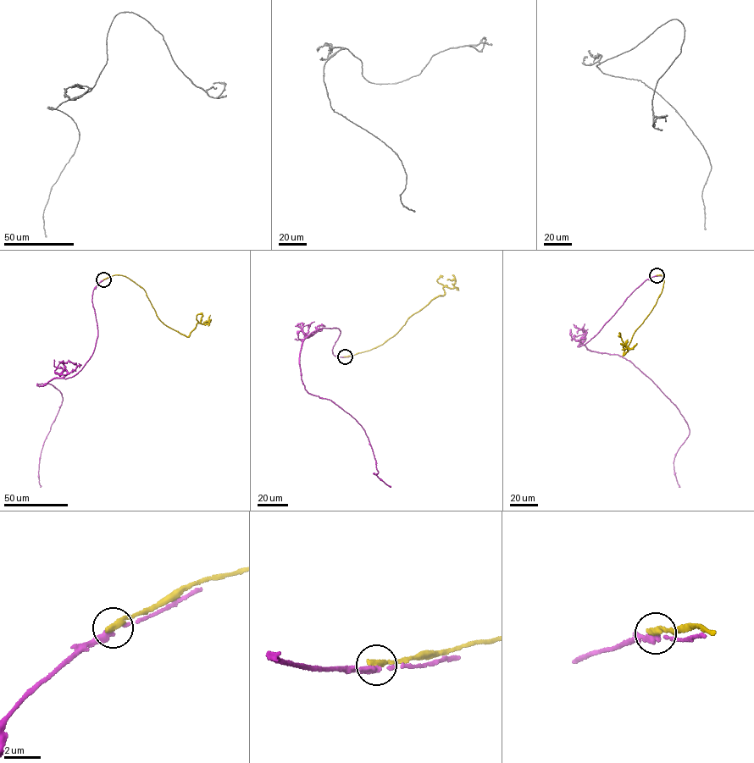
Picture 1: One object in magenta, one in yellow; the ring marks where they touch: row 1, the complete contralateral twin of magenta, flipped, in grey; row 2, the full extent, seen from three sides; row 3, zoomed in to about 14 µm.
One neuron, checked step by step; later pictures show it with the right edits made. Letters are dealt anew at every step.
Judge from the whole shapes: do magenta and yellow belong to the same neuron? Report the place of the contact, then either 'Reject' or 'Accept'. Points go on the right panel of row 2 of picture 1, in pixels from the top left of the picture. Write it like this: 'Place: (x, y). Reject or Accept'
Place: (656, 275). Reject

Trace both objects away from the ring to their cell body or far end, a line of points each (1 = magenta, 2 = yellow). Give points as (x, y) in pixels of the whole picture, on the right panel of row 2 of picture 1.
1: (656, 275), (577, 345), (629, 360), (676, 407), (690, 431), (673, 461), (679, 487)
2: (656, 275), (664, 281), (656, 301), (623, 355), (628, 350), (624, 344), (629, 348), (621, 344)

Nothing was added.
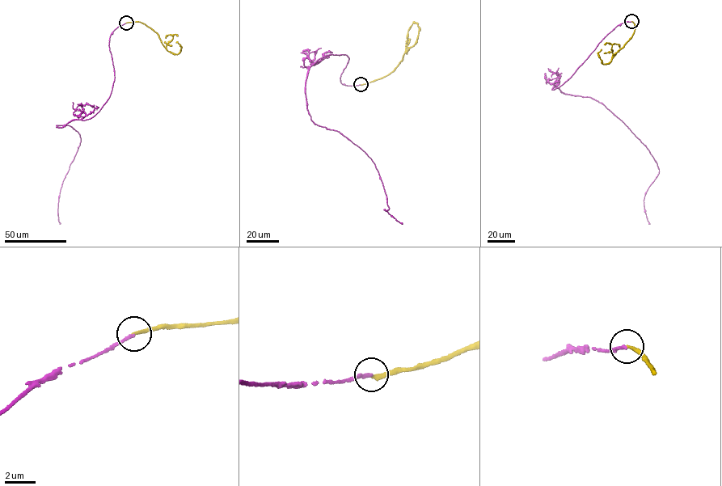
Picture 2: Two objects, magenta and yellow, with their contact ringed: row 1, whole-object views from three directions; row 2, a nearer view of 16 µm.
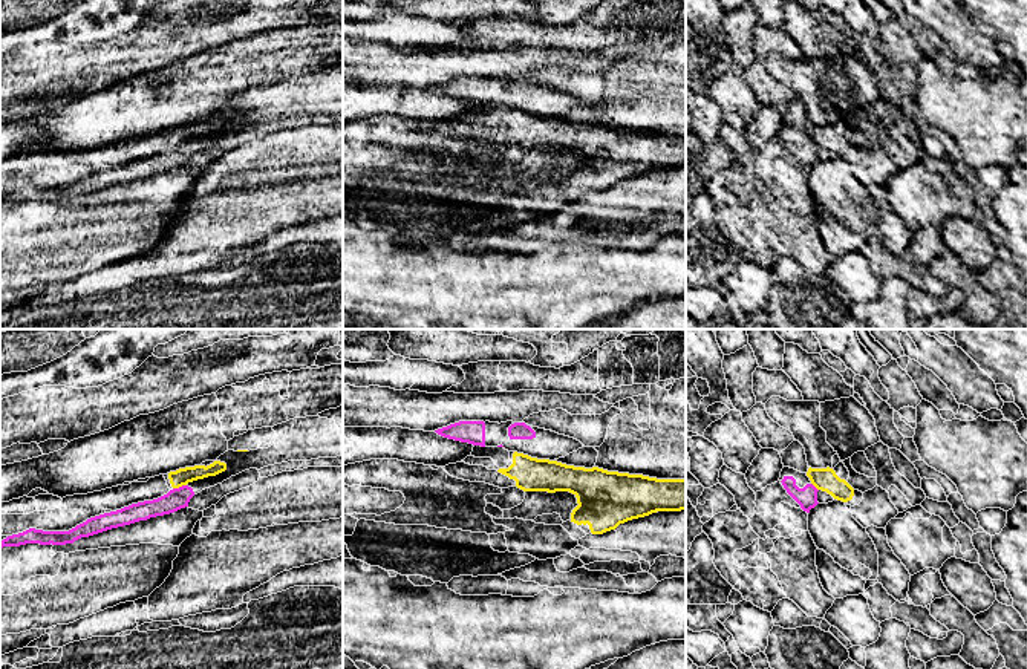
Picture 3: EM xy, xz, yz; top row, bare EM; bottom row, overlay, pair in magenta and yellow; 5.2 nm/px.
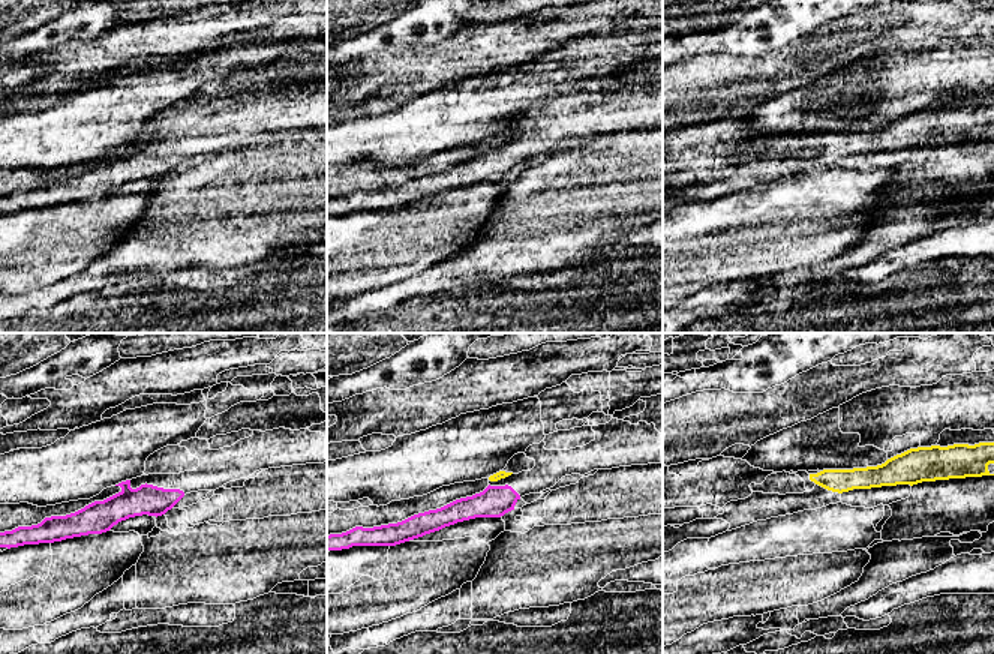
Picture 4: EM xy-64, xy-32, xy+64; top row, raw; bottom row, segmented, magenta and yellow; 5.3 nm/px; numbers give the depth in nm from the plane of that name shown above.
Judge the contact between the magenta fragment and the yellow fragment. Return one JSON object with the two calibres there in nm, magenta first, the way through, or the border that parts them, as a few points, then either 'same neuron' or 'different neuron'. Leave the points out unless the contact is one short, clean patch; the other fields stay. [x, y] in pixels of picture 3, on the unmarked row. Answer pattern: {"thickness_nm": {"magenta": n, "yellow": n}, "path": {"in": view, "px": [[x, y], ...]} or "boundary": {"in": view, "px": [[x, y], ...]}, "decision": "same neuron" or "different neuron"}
{"thickness_nm": {"magenta": 110, "yellow": 90}, "boundary": {"in": "xy", "px": [[185, 141], [173, 146]]}, "decision": "different neuron"}

